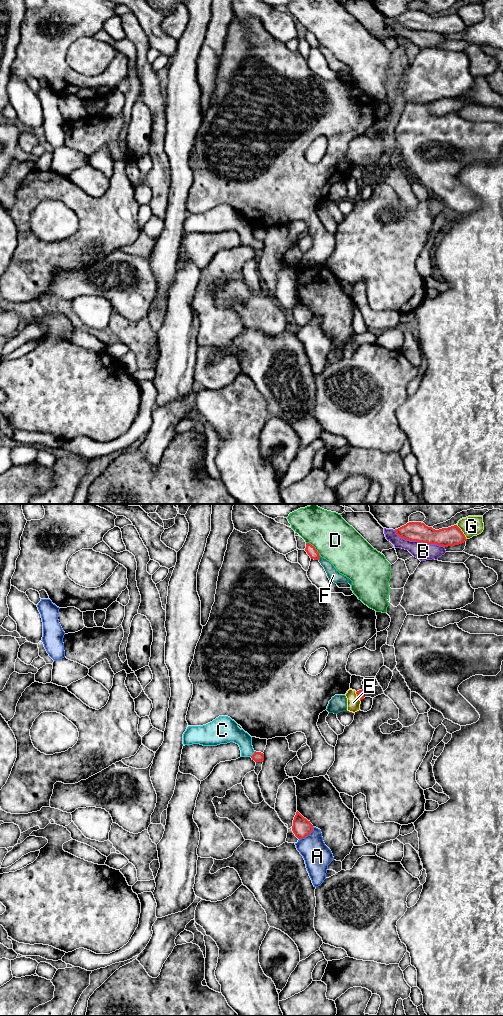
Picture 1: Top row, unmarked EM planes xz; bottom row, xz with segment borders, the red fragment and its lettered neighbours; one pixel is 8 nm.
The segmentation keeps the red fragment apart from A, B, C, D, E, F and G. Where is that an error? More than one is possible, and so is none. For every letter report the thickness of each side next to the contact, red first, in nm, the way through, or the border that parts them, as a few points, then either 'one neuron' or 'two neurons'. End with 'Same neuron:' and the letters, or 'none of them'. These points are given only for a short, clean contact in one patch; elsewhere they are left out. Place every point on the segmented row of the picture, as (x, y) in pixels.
A: 150/220 nm | two neurons
B: 160/140 nm | two neurons
C: 80/150 nm | across xz (257, 756), (253, 754), (231, 732) | one neuron
D: 80/340 nm | two neurons
E: 60/110 nm | two neurons
F: 80/90 nm | two neurons
G: 160/160 nm | two neurons
Same neuron: C

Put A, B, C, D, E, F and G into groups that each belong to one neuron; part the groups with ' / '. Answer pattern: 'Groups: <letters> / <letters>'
Groups: A / B / C / D / E / F / G

